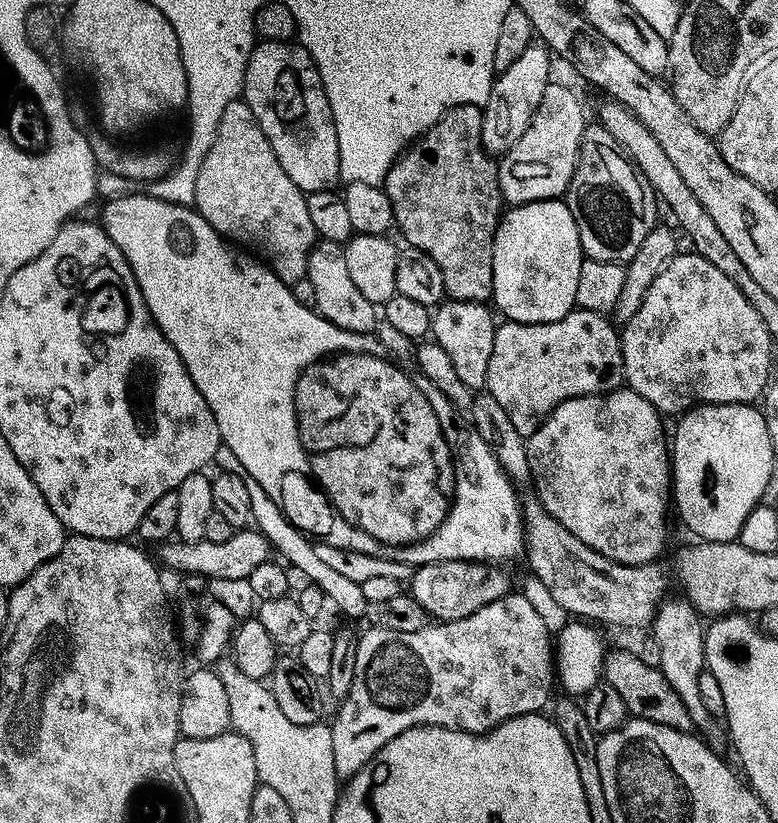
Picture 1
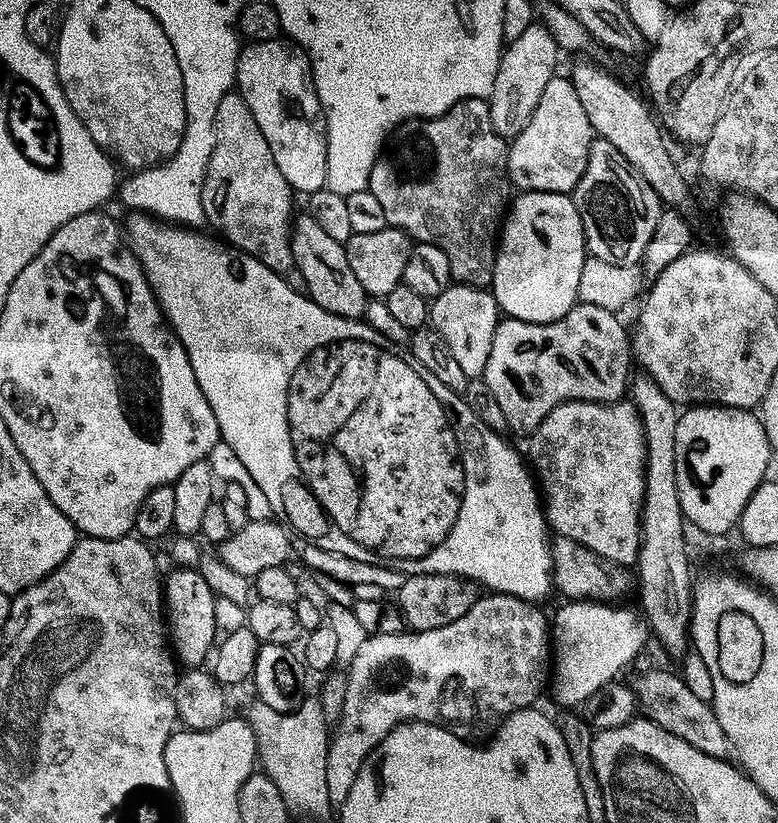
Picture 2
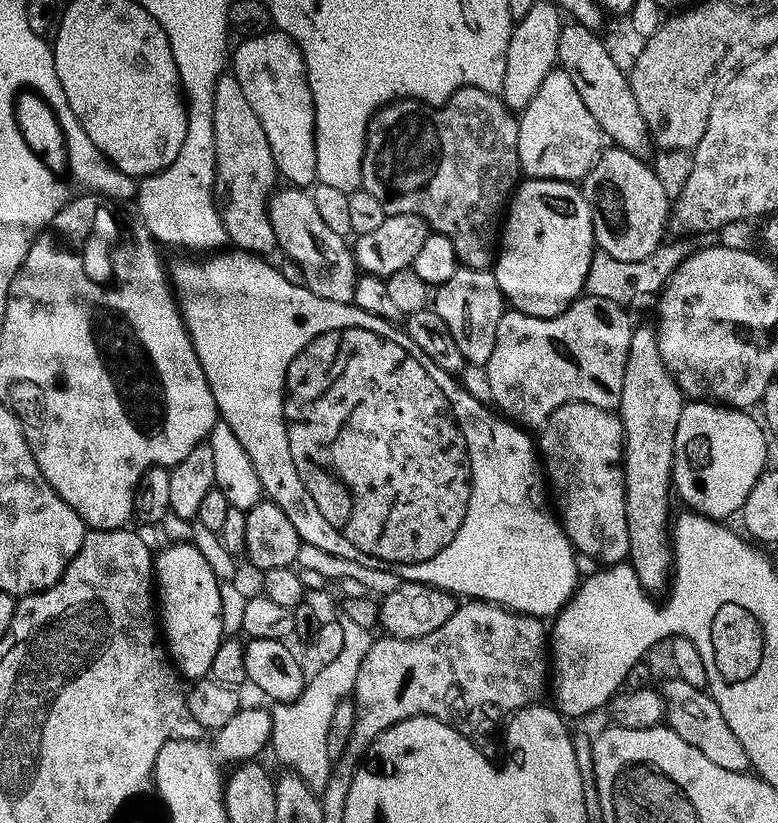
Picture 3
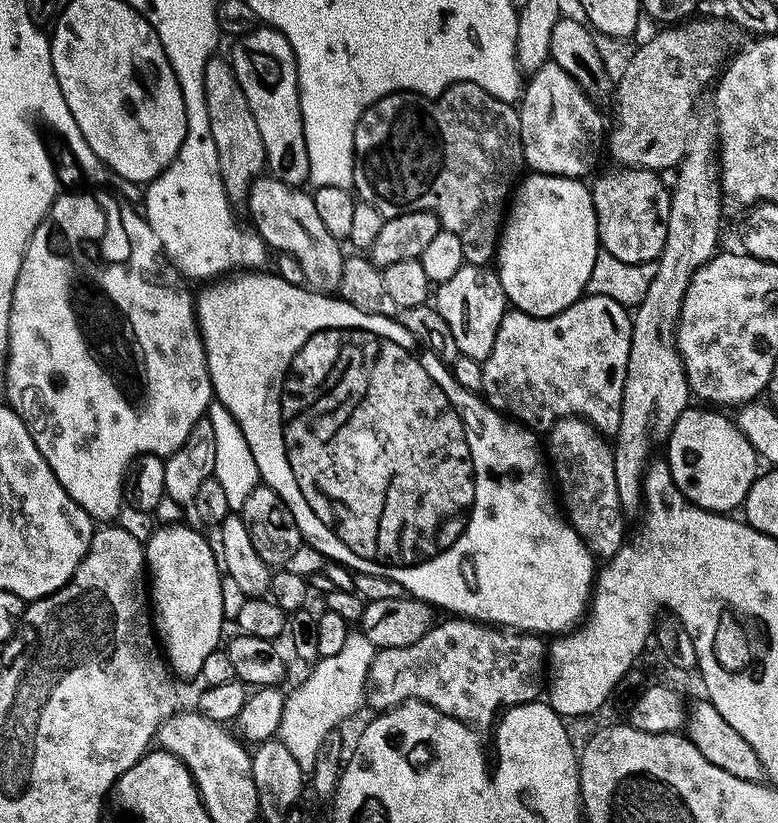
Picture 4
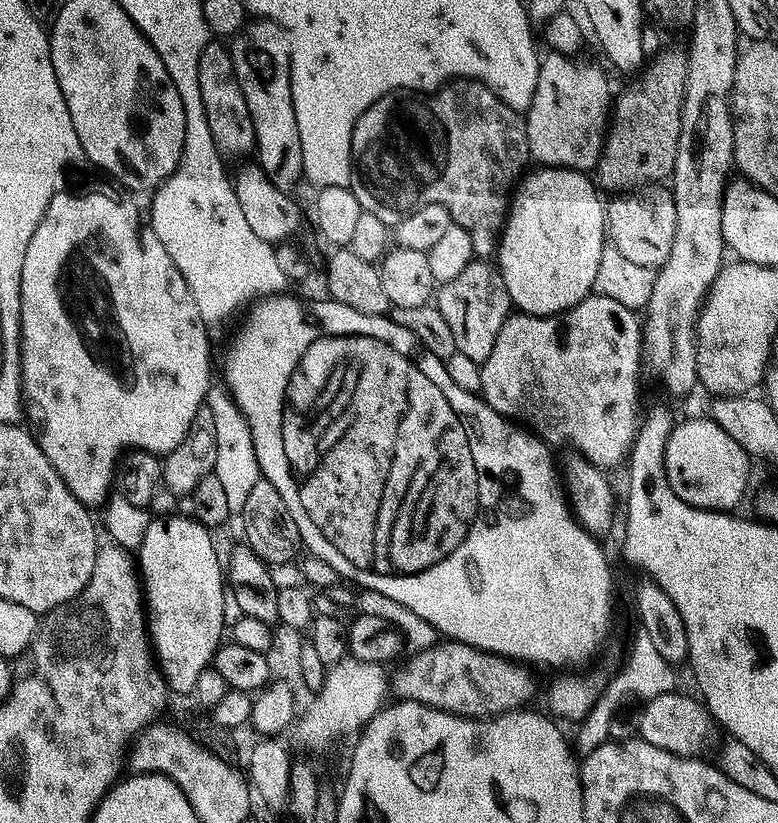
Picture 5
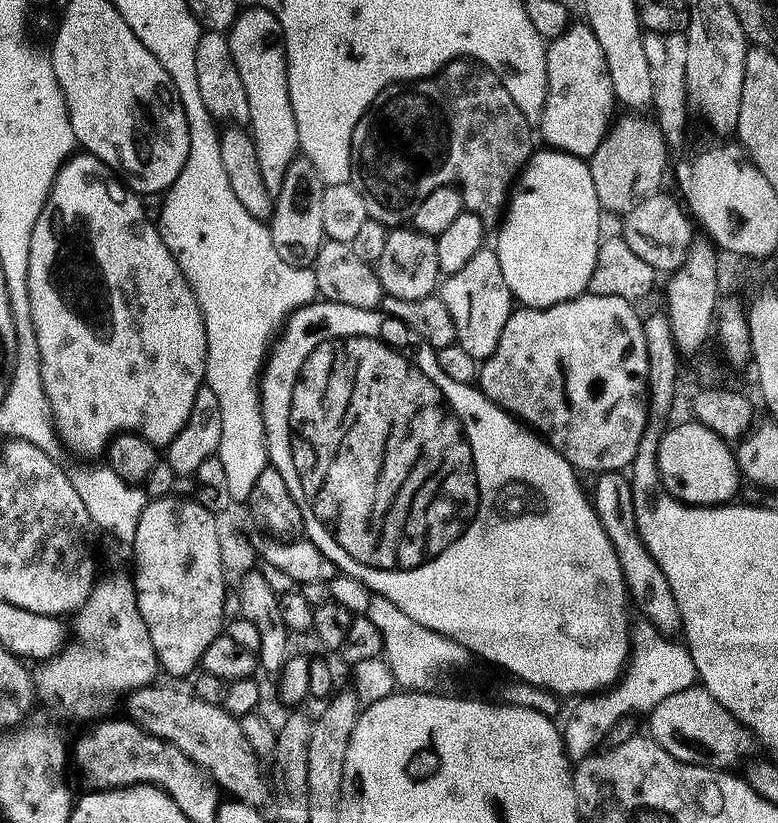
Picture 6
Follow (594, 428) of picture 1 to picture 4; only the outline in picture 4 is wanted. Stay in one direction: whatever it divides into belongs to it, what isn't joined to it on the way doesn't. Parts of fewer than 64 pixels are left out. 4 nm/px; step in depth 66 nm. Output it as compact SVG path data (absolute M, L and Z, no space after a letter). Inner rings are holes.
M563 416L561 420L556 420L547 429L546 436L546 460L550 465L555 487L556 484L560 487L558 500L568 523L583 538L593 557L611 558L626 543L626 516L620 507L618 486L614 478L613 445L609 441L607 444L604 441L607 439L598 429L579 416Z

